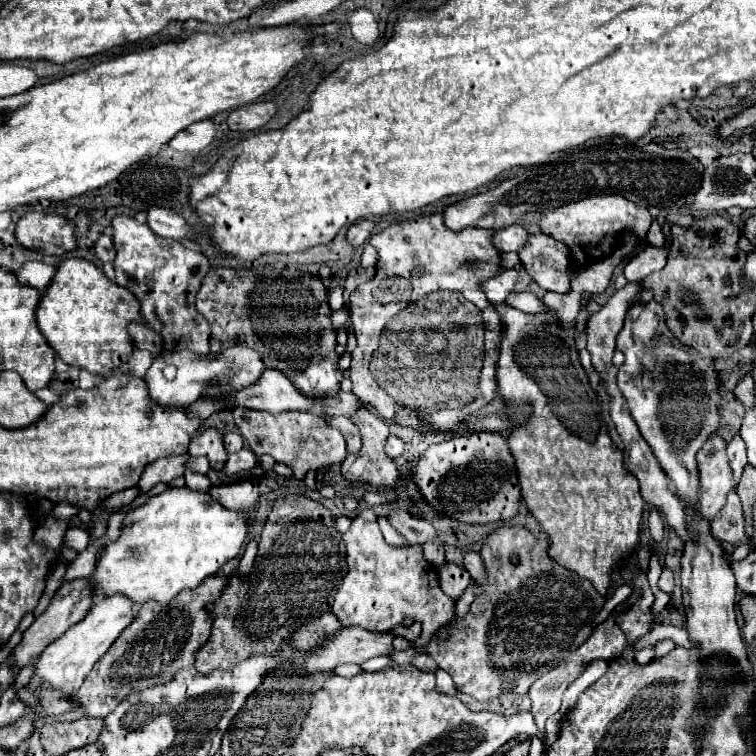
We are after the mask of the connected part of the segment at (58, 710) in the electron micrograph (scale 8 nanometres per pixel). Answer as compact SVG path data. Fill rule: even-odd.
M51 690L41 692L41 706L43 706L45 716L47 714L57 716L57 714L63 714L73 708L73 704L65 696L61 696L61 692L51 692Z

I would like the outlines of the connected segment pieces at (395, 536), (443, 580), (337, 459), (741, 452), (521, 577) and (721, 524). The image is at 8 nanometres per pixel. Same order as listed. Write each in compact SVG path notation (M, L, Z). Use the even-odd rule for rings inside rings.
M378 517L377 522L385 541L393 546L409 546L405 539L389 524L386 518Z
M445 562L443 566L437 568L437 572L439 572L441 590L443 590L449 598L453 598L453 600L457 600L457 598L463 594L463 590L467 588L467 584L469 584L469 580L471 580L469 572L467 572L465 568L453 564L453 562Z
M237 406L233 410L235 424L249 444L249 448L257 454L269 454L275 458L275 462L289 464L293 468L293 476L301 480L307 470L319 470L329 464L341 464L347 456L346 441L340 431L321 424L319 416L313 416L311 412L257 412L251 408Z
M735 434L731 438L731 442L727 446L727 456L729 456L729 464L731 464L733 474L735 474L735 482L739 482L743 466L747 464L747 448L745 448L745 442L743 442L741 434Z
M523 526L499 528L487 536L481 548L481 556L489 572L487 584L483 588L475 586L475 600L469 612L461 620L449 622L449 638L445 642L437 642L433 638L427 646L419 648L425 650L439 668L451 674L459 692L465 692L477 700L489 700L503 692L511 692L519 682L531 682L549 672L593 632L593 620L601 612L605 598L601 598L601 594L593 588L591 580L585 580L553 562L547 548L547 538L537 538ZM515 552L519 554L517 566L511 562Z
M731 492L727 496L727 504L711 520L711 528L713 528L713 536L719 538L721 542L741 544L741 542L747 540L743 506L741 506L741 500L739 500L739 496L735 492Z

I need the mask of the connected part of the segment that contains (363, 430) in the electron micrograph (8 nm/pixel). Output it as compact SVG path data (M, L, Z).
M361 410L355 418L351 418L357 426L359 426L359 434L363 438L363 446L359 450L359 454L355 454L355 460L345 460L341 464L341 476L347 480L347 482L361 482L361 484L369 484L373 488L387 488L387 490L399 490L403 484L401 484L401 472L395 464L393 458L389 458L385 454L385 438L389 436L389 426L373 416L369 410Z

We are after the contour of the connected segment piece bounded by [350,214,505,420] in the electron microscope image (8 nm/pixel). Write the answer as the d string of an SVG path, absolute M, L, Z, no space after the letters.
M441 214L391 224L383 232L373 234L369 242L377 248L379 260L375 266L375 278L359 284L350 296L351 320L357 339L357 348L351 352L351 382L355 396L371 404L381 418L391 420L397 402L377 386L377 380L373 380L369 370L369 358L379 346L379 336L385 324L409 302L443 288L461 292L473 304L493 304L487 300L481 284L503 274L505 268L501 266L501 254L493 246L493 230L465 228L461 232L449 232L443 226Z

